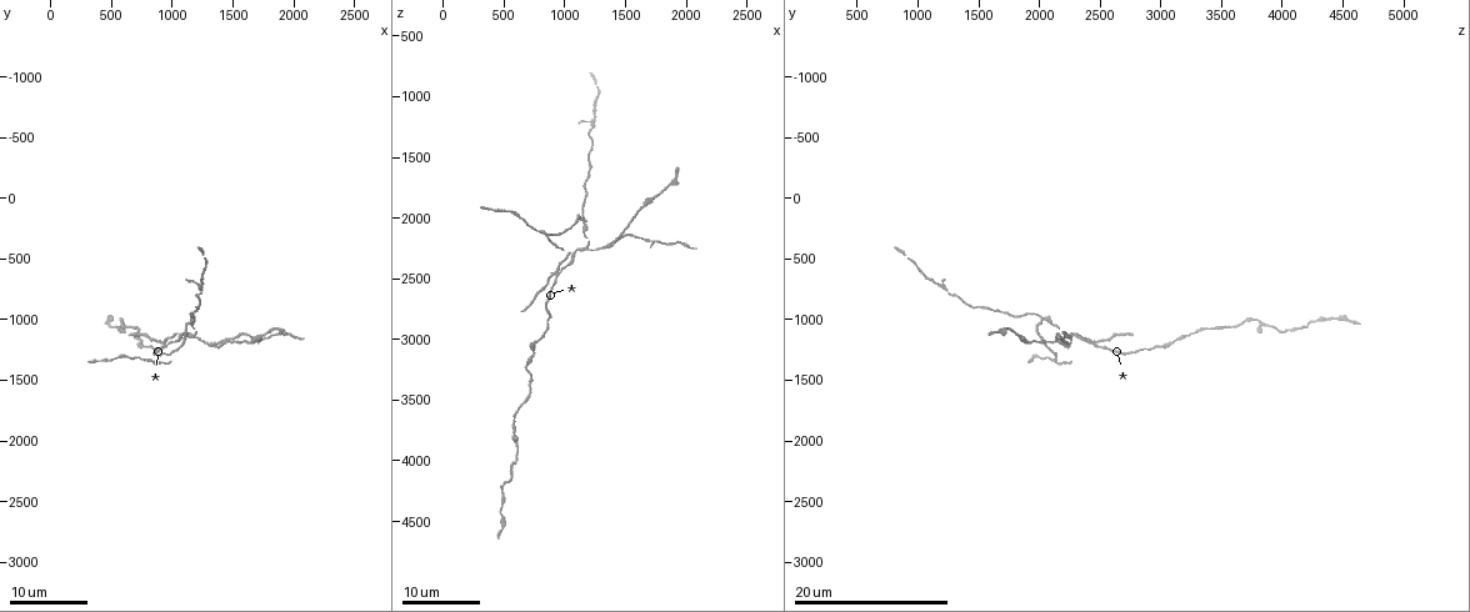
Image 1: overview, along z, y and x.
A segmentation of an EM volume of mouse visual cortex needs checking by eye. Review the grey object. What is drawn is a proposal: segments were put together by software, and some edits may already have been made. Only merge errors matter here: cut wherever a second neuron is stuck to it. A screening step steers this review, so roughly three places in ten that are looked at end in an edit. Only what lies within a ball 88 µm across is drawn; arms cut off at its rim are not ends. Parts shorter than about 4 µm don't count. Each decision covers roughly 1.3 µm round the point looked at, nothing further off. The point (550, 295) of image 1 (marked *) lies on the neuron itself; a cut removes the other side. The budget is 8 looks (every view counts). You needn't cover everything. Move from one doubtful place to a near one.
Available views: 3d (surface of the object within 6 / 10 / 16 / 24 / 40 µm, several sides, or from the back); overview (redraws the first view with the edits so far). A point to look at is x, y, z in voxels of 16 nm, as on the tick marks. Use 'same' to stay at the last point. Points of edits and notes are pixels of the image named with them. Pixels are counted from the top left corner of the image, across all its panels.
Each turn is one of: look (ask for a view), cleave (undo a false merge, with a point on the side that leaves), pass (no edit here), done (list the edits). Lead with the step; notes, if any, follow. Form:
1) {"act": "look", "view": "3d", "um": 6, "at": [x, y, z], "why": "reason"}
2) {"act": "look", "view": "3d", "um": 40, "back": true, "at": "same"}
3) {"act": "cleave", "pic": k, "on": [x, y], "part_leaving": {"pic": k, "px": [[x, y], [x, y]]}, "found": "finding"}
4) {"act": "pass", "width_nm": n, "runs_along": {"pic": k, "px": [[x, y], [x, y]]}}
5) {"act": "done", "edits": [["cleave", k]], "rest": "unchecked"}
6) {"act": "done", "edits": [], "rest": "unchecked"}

{"act": "look", "view": "3d", "um": 24, "at": [600, 1020, 3780]}

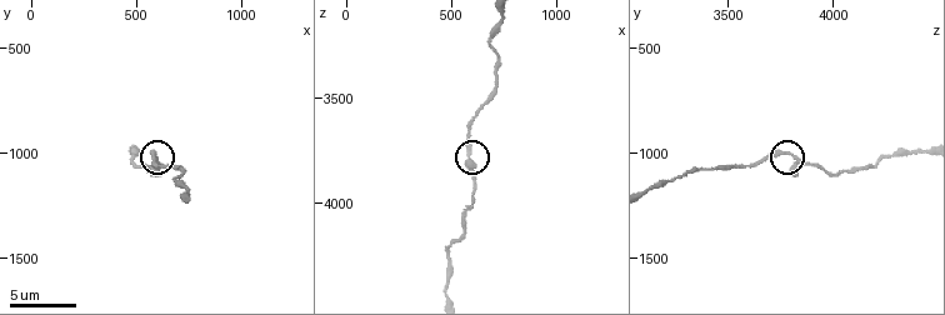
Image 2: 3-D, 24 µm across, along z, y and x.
{"act": "look", "view": "3d", "um": 6, "at": [590, 1010, 3790]}

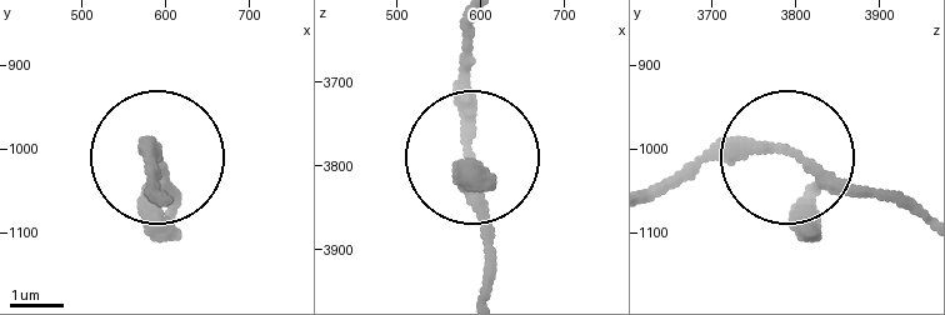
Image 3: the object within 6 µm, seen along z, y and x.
{"act": "pass", "runs_along": {"pic": 3, "px": [[661, 191], [728, 155], [795, 155], [916, 209]]}, "found": "all the same neuron"}

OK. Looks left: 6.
{"act": "look", "view": "3d", "um": 24, "at": [1160, 1120, 2240]}

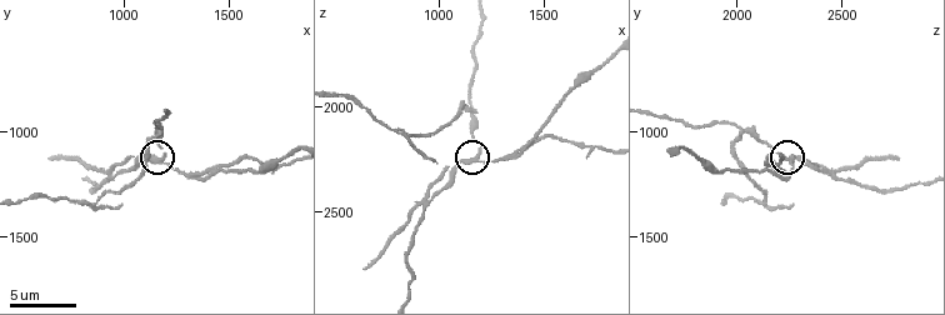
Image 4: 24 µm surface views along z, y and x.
{"act": "look", "view": "3d", "um": 10, "at": [1170, 1140, 2260]}

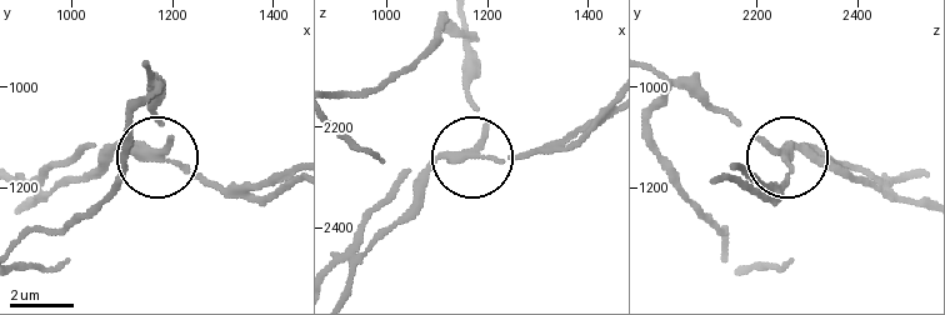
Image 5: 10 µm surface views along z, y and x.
{"act": "cleave", "pic": 5, "on": [188, 169], "width_nm": 250, "part_leaving": {"pic": 5, "px": [[145, 155], [230, 188], [288, 185]]}, "found": "two neurons meet here"}

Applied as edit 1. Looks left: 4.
{"act": "look", "view": "3d", "um": 6, "at": [1150, 1000, 2020], "why": "three arms meet"}

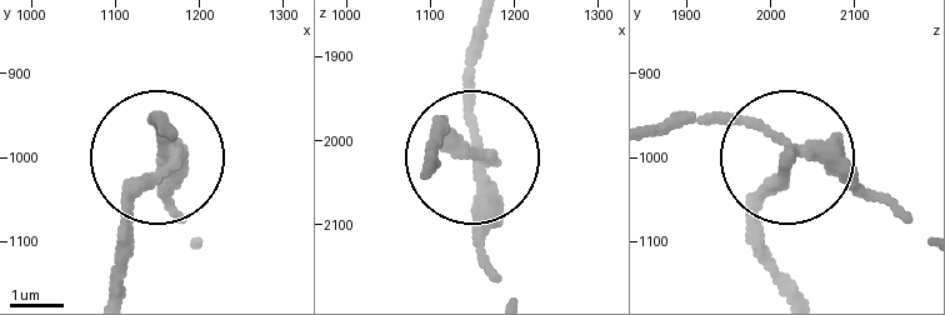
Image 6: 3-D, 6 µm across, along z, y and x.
{"act": "look", "view": "3d", "um": 6, "back": true, "at": [1155, 1010, 2015]}

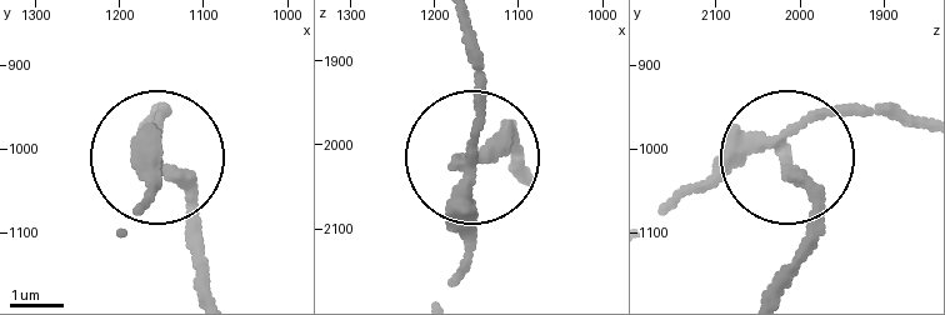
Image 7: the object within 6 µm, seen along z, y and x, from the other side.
{"act": "cleave", "pic": 7, "on": [193, 193], "part_leaving": {"pic": 7, "px": [[779, 146], [806, 209], [789, 290]]}, "found": "a second neuron is stuck on"}

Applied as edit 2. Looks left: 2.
{"act": "look", "view": "3d", "um": 6, "at": [880, 1180, 2480]}

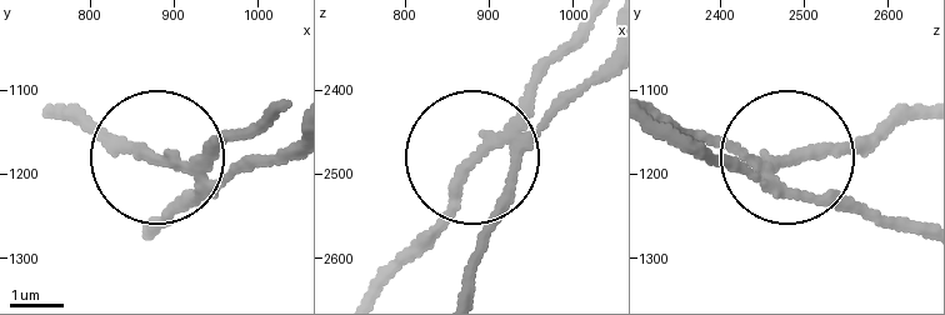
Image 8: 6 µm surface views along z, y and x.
{"act": "cleave", "pic": 8, "on": [144, 150], "width_nm": 230, "part_leaving": {"pic": 8, "px": [[196, 174], [61, 120]]}, "found": "two neurons meet here"}

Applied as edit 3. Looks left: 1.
{"act": "done", "edits": [["cleave", 5], ["cleave", 7], ["cleave", 8]], "rest": "unchecked"}

